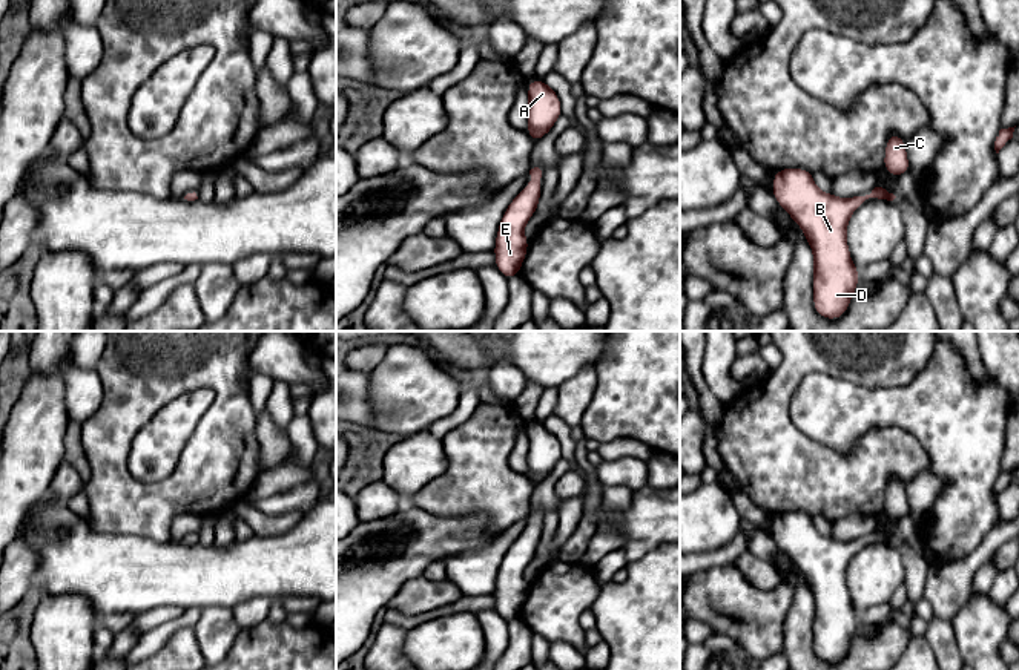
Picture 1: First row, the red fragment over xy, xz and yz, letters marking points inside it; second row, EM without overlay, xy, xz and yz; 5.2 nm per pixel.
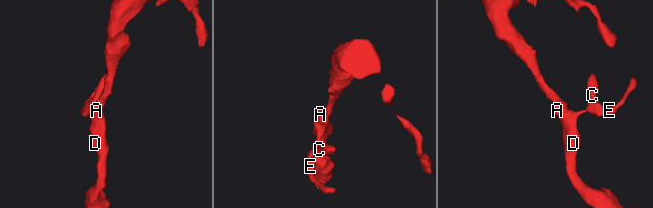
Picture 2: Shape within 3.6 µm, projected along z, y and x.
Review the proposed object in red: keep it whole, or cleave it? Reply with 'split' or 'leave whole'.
leave whole

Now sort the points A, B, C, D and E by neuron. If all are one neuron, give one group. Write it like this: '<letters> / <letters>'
A B C D E

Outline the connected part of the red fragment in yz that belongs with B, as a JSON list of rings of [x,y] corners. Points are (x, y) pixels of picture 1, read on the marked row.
[[[806,169],[777,170],[772,193],[777,202],[801,227],[813,251],[813,305],[824,319],[839,319],[858,288],[859,270],[847,247],[847,222],[864,202],[896,196],[882,187],[853,198],[821,192]]]

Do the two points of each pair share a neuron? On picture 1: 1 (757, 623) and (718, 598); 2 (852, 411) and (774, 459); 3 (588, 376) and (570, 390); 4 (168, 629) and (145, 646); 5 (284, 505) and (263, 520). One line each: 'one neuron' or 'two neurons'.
1: one neuron
2: two neurons
3: one neuron
4: one neuron
5: two neurons

